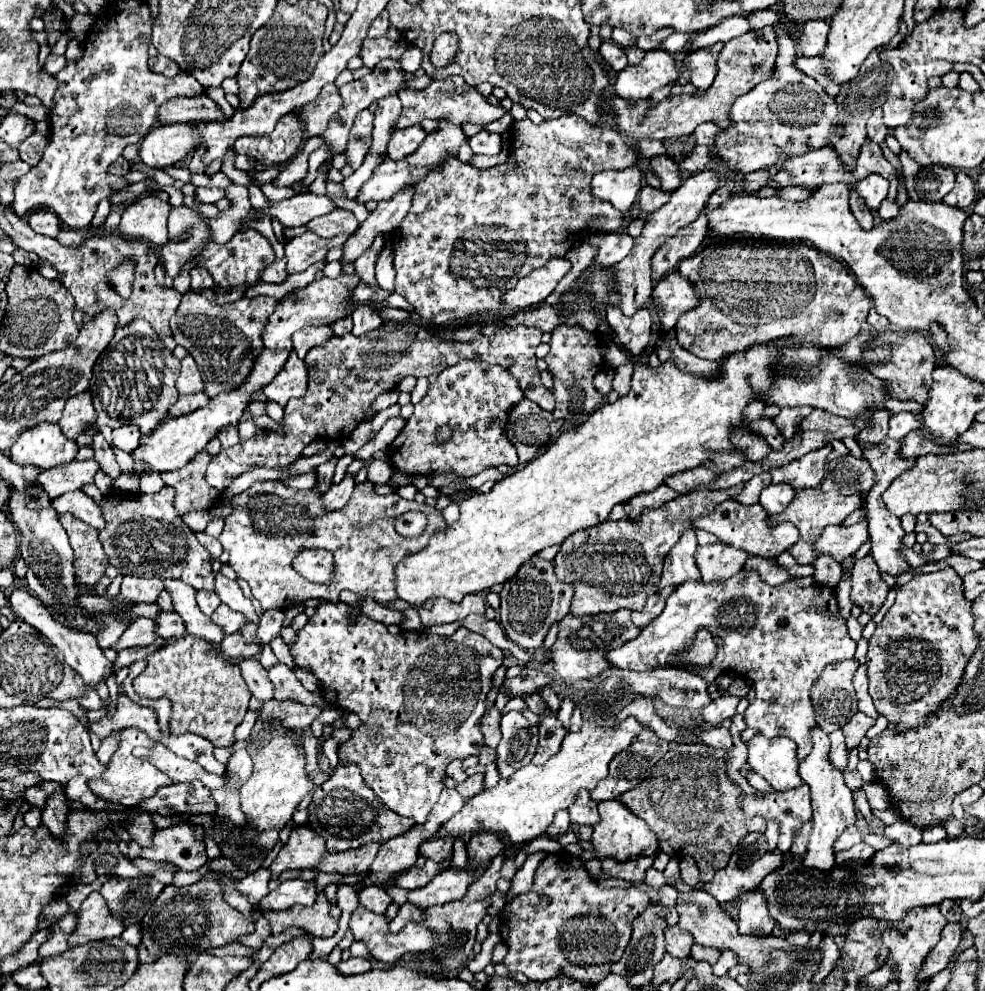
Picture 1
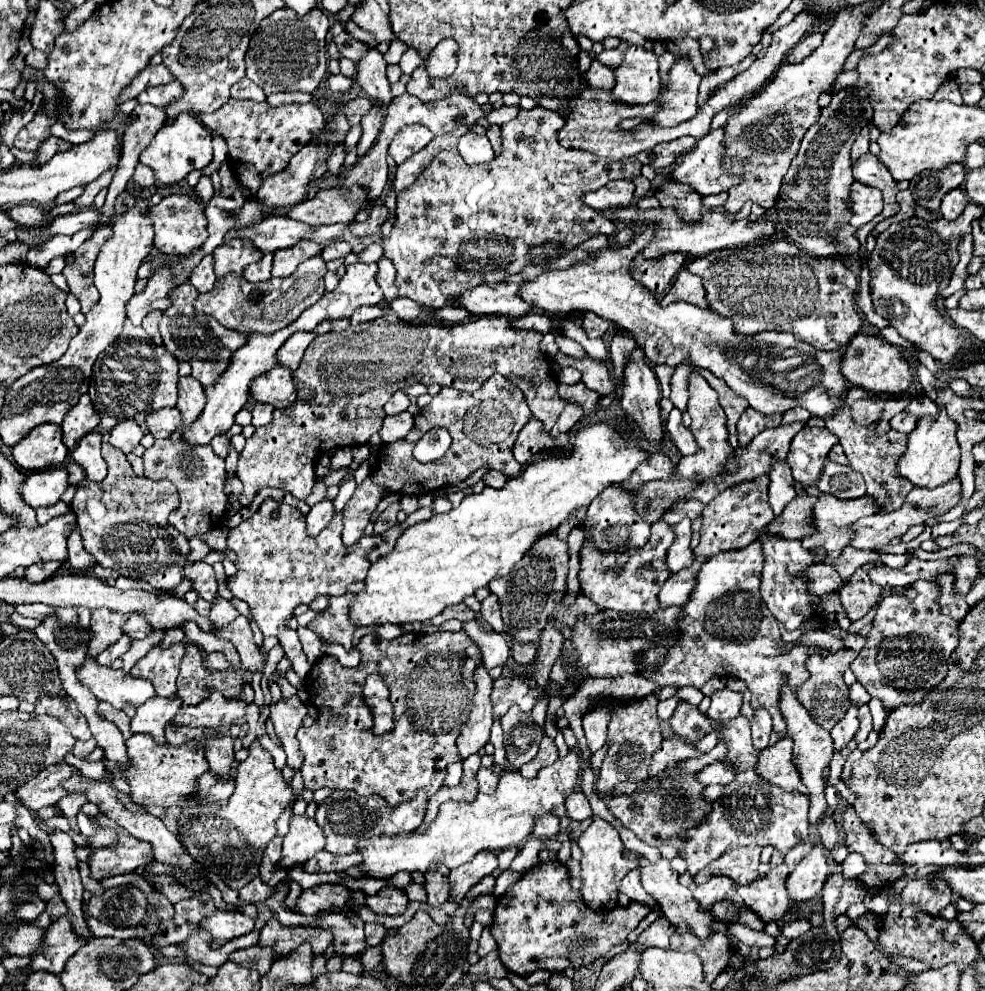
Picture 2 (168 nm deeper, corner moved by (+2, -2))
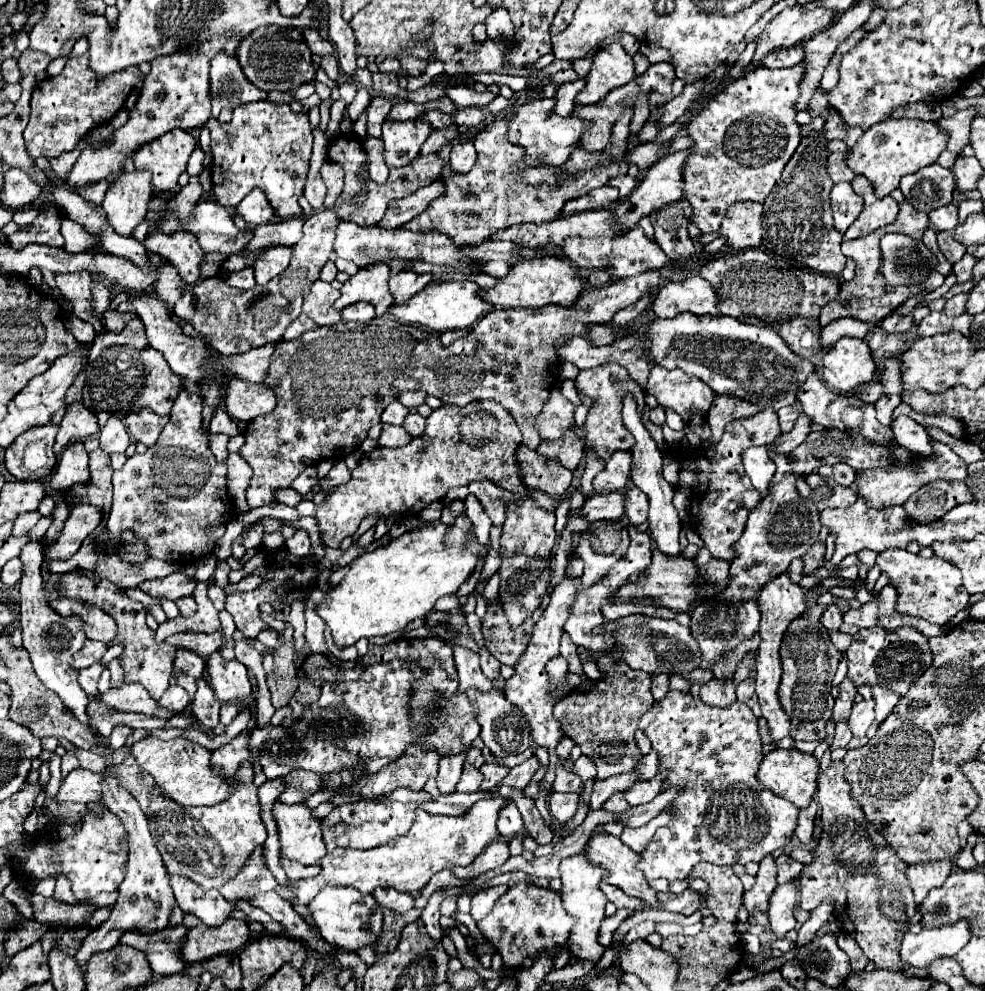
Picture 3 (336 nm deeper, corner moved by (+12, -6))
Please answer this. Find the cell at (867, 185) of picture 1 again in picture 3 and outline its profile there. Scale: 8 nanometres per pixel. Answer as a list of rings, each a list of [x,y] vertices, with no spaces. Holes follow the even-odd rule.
[[[839,182],[831,190],[831,208],[835,230],[845,234],[845,230],[855,222],[859,212],[863,212],[863,198],[855,194],[849,182]]]

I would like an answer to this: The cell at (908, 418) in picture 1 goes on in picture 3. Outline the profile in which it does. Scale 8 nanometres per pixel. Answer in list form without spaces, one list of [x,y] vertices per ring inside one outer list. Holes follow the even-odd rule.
[[[897,416],[891,424],[895,442],[911,452],[919,452],[929,456],[931,454],[931,438],[925,434],[925,428],[911,420],[909,416]]]

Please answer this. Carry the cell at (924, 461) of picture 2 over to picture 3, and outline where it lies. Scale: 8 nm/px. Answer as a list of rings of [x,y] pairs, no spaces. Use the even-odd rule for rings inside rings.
[[[933,440],[933,456],[917,456],[917,460],[907,462],[905,466],[901,464],[891,464],[889,468],[873,468],[865,470],[857,476],[857,494],[867,500],[869,506],[873,508],[883,508],[883,506],[895,506],[903,504],[911,494],[915,494],[923,484],[929,484],[933,480],[965,480],[967,476],[967,464],[943,442]]]

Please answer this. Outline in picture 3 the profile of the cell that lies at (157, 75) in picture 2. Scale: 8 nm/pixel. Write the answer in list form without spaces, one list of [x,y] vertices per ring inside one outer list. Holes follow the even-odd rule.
[[[89,56],[67,58],[67,64],[59,76],[49,76],[37,84],[31,98],[31,118],[23,132],[27,154],[37,156],[59,156],[61,152],[73,150],[83,134],[99,124],[107,124],[121,108],[137,82],[143,80],[143,72],[137,66],[125,68],[111,76],[95,78],[89,68]]]

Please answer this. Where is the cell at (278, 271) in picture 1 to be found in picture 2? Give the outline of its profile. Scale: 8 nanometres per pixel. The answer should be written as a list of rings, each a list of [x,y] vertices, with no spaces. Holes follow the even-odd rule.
[[[263,254],[261,262],[255,262],[249,268],[245,268],[243,278],[245,280],[251,280],[251,282],[269,280],[271,278],[271,266],[273,266],[273,256],[271,254]]]

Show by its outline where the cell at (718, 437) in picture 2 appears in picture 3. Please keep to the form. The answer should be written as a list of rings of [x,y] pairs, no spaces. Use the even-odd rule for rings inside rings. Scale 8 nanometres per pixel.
[[[661,366],[651,368],[647,392],[655,394],[661,406],[671,406],[673,410],[677,410],[679,416],[685,420],[685,424],[693,424],[693,426],[701,426],[704,423],[707,412],[703,408],[709,408],[715,396],[715,392],[707,384],[703,384],[699,378],[689,376],[683,370],[665,370]]]

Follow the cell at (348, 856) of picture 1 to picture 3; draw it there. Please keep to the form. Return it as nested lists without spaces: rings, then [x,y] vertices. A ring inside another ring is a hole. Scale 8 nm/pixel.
[[[281,860],[281,866],[285,868],[287,876],[291,882],[295,880],[301,880],[301,878],[313,878],[321,872],[321,866],[319,864],[313,864],[313,866],[303,866],[299,862],[291,862],[291,860]]]

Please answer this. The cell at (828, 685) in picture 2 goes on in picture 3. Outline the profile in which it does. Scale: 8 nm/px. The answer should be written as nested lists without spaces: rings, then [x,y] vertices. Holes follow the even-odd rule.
[[[805,618],[793,620],[781,642],[781,664],[783,676],[779,686],[779,700],[783,710],[791,716],[791,738],[793,740],[823,740],[827,720],[833,712],[831,680],[839,666],[841,652],[835,650],[829,636],[819,624],[811,624]]]

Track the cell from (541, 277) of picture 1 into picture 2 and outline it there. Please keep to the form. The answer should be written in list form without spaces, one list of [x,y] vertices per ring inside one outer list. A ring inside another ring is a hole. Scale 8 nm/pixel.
[[[513,274],[495,284],[481,284],[477,288],[465,290],[457,296],[459,308],[465,308],[473,316],[509,316],[521,318],[529,314],[529,306],[521,298],[517,298],[517,288],[523,284],[519,274]]]

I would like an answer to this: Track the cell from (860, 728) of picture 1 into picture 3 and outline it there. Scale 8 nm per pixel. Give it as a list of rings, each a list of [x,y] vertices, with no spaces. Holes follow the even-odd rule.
[[[863,700],[863,702],[853,706],[851,718],[849,718],[849,728],[851,728],[855,738],[863,738],[867,728],[873,724],[873,720],[875,720],[873,706],[875,706],[873,700]]]

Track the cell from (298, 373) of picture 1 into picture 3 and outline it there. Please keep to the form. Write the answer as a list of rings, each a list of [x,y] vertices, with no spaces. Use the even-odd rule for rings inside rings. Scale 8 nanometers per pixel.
[[[229,380],[225,390],[225,410],[241,422],[267,414],[275,408],[277,398],[265,384],[251,384],[245,380]]]

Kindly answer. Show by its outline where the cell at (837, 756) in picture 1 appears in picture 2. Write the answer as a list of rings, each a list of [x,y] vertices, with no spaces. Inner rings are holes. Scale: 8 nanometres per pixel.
[[[851,704],[847,714],[831,728],[831,738],[835,742],[835,750],[839,752],[857,732],[859,728],[859,720],[857,720],[857,704]]]

